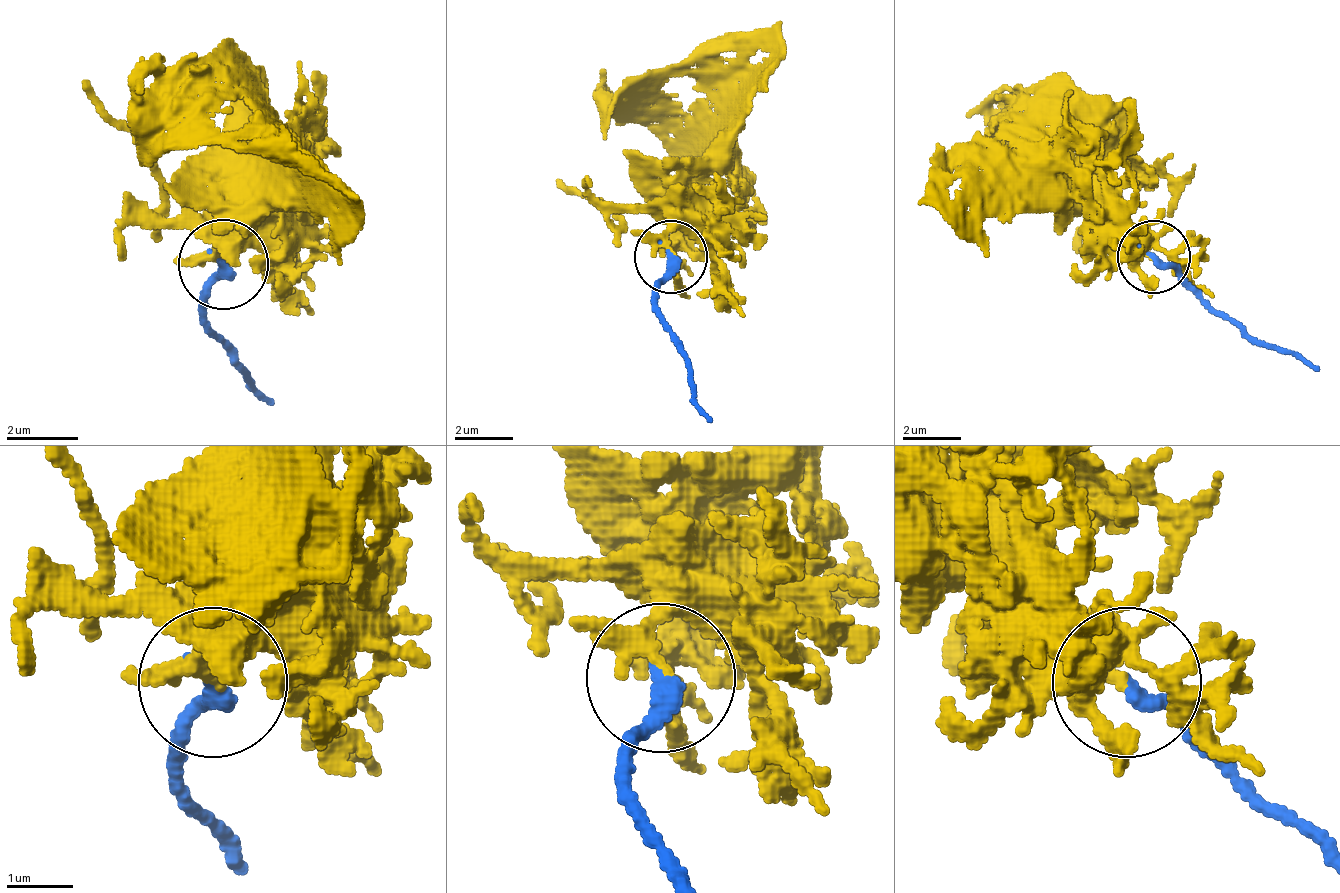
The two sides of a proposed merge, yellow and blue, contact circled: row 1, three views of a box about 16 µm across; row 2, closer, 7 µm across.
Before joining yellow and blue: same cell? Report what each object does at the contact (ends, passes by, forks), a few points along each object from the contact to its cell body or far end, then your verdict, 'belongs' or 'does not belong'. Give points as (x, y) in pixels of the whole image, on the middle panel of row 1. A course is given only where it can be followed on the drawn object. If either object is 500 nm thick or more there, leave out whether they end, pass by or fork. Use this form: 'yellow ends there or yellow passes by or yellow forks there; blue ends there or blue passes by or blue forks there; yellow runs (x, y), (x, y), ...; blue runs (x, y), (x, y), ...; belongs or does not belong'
yellow passes by; blue ends there; yellow runs (669, 251), (669, 214), (676, 199), (705, 170), (705, 141), (676, 111), (617, 111), (603, 141); blue runs (669, 258), (654, 310), (713, 420); does not belong

